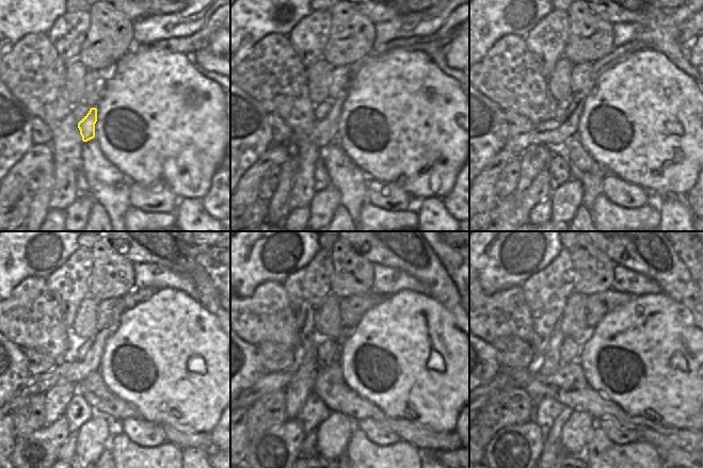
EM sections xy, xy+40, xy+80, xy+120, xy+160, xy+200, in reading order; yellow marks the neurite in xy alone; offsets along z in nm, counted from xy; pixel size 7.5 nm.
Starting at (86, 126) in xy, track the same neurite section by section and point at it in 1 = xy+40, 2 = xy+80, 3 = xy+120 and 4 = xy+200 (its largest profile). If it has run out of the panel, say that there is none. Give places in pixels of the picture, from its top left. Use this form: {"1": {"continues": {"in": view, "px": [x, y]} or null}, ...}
{"1": {"continues": {"in": "xy+40", "px": [324, 131]}}, "2": {"continues": {"in": "xy+80", "px": [554, 133]}}, "3": {"continues": {"in": "xy+120", "px": [76, 371]}}, "4": {"continues": {"in": "xy+200", "px": [499, 382]}}}

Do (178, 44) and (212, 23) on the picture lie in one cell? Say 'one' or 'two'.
one

